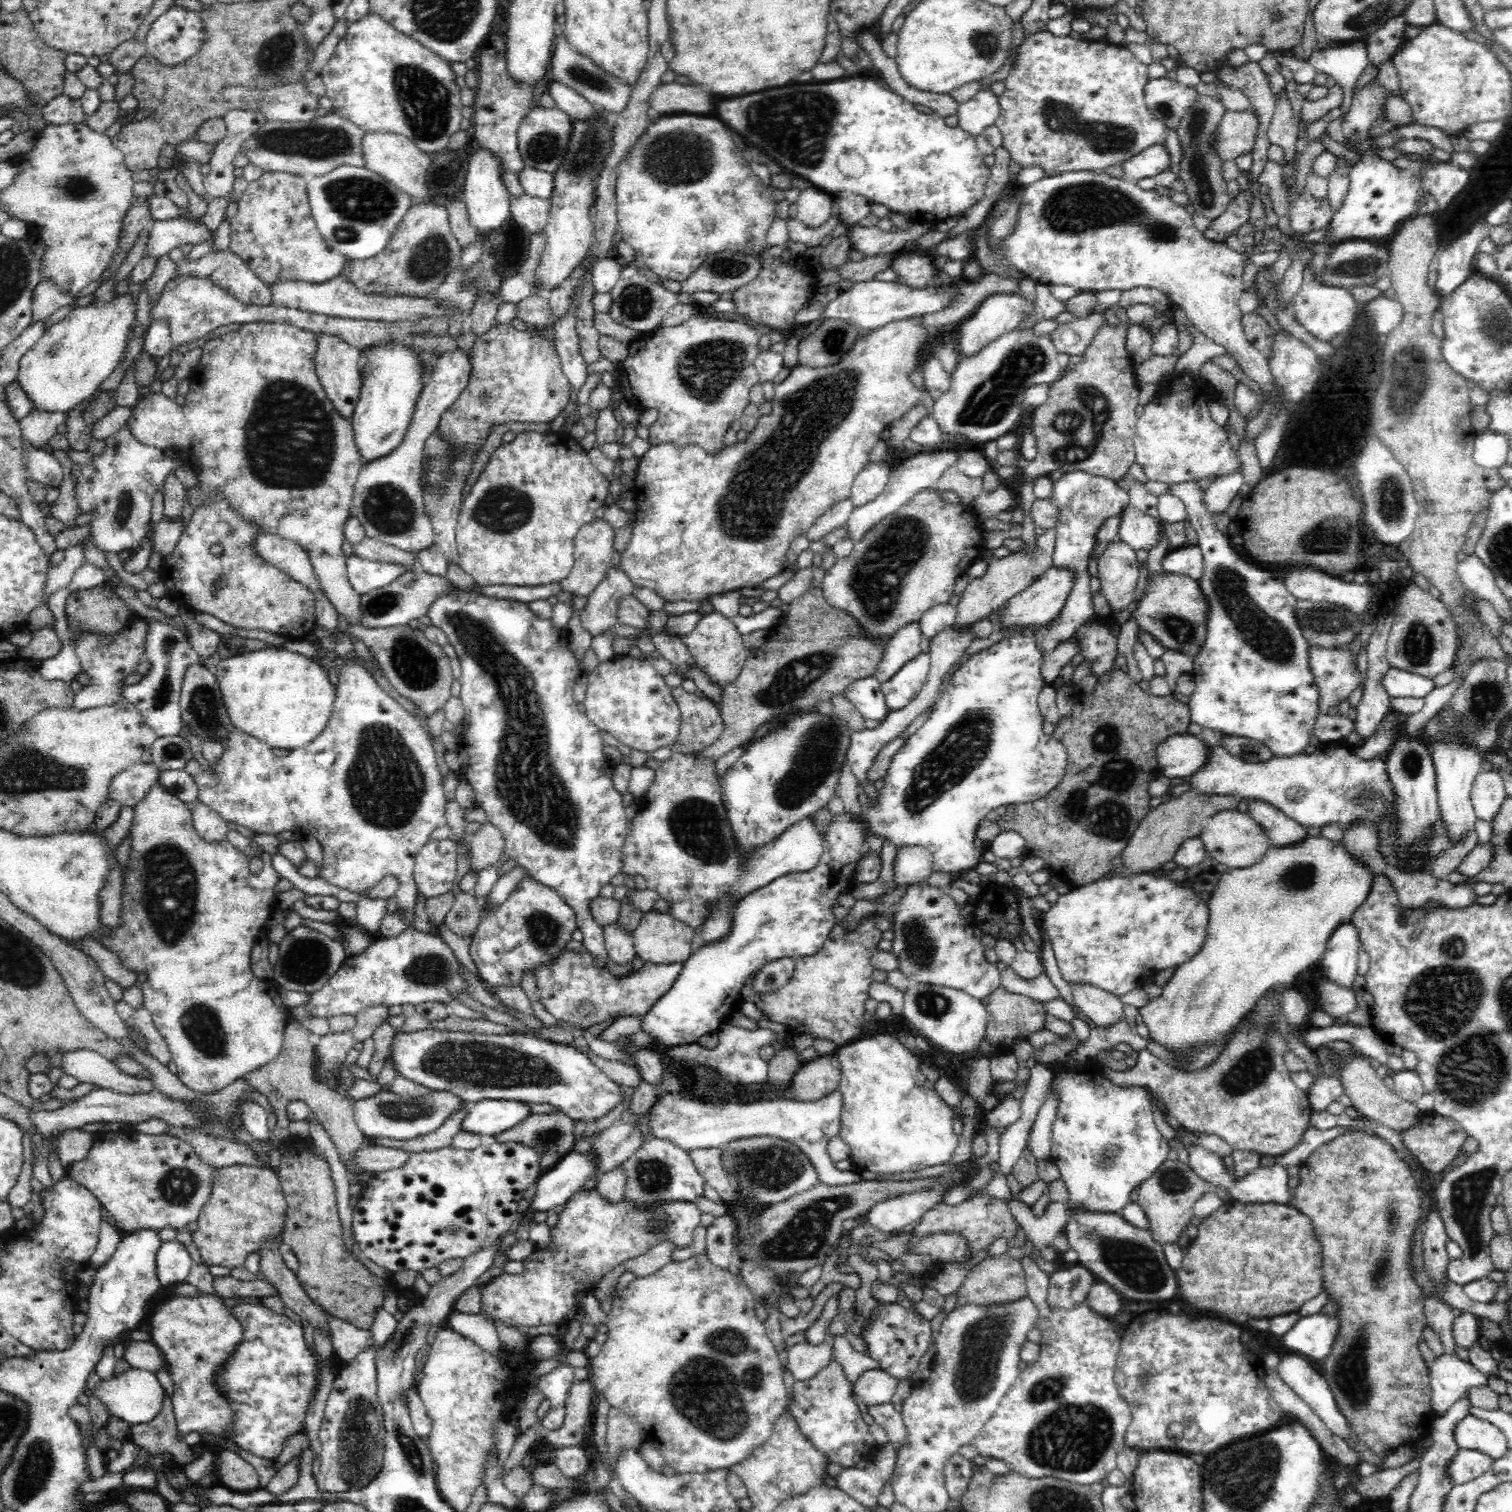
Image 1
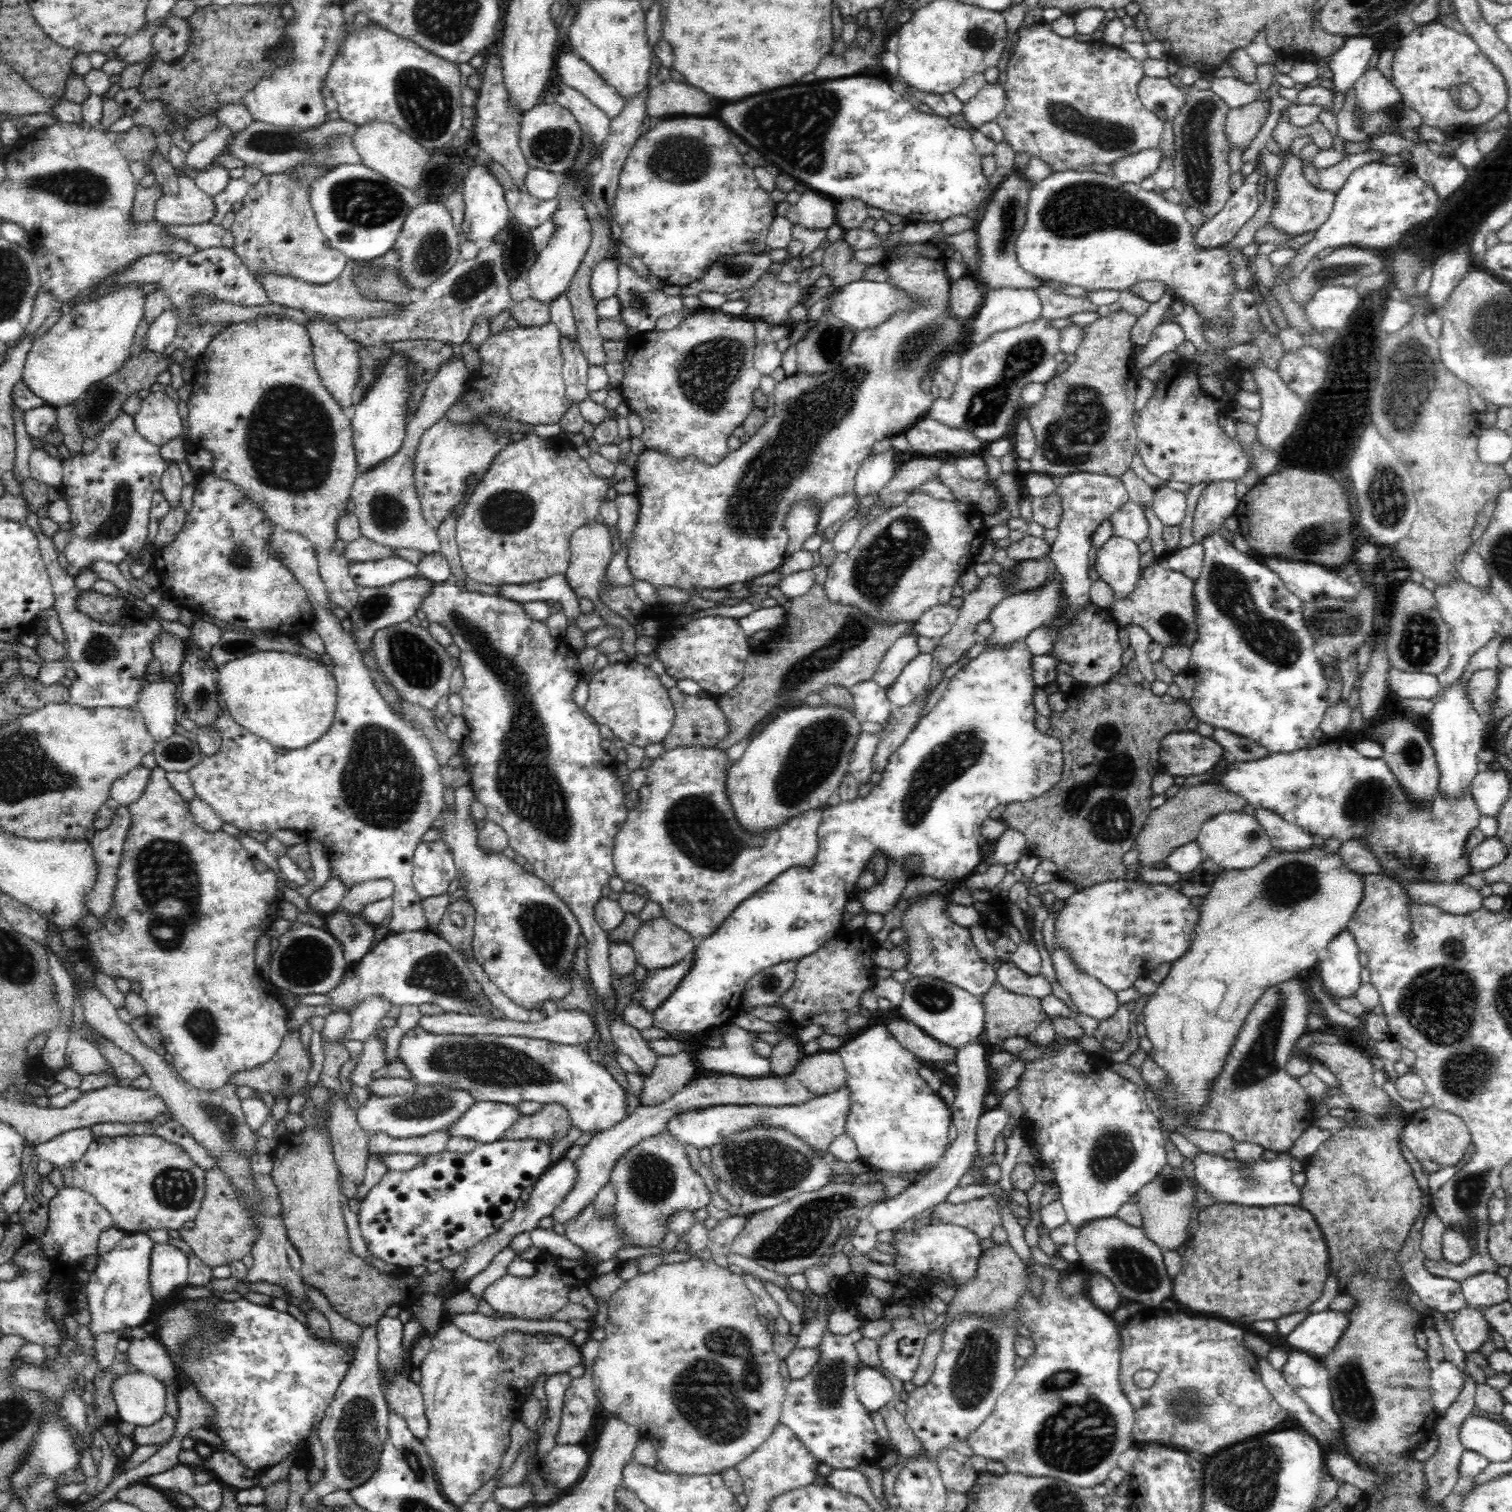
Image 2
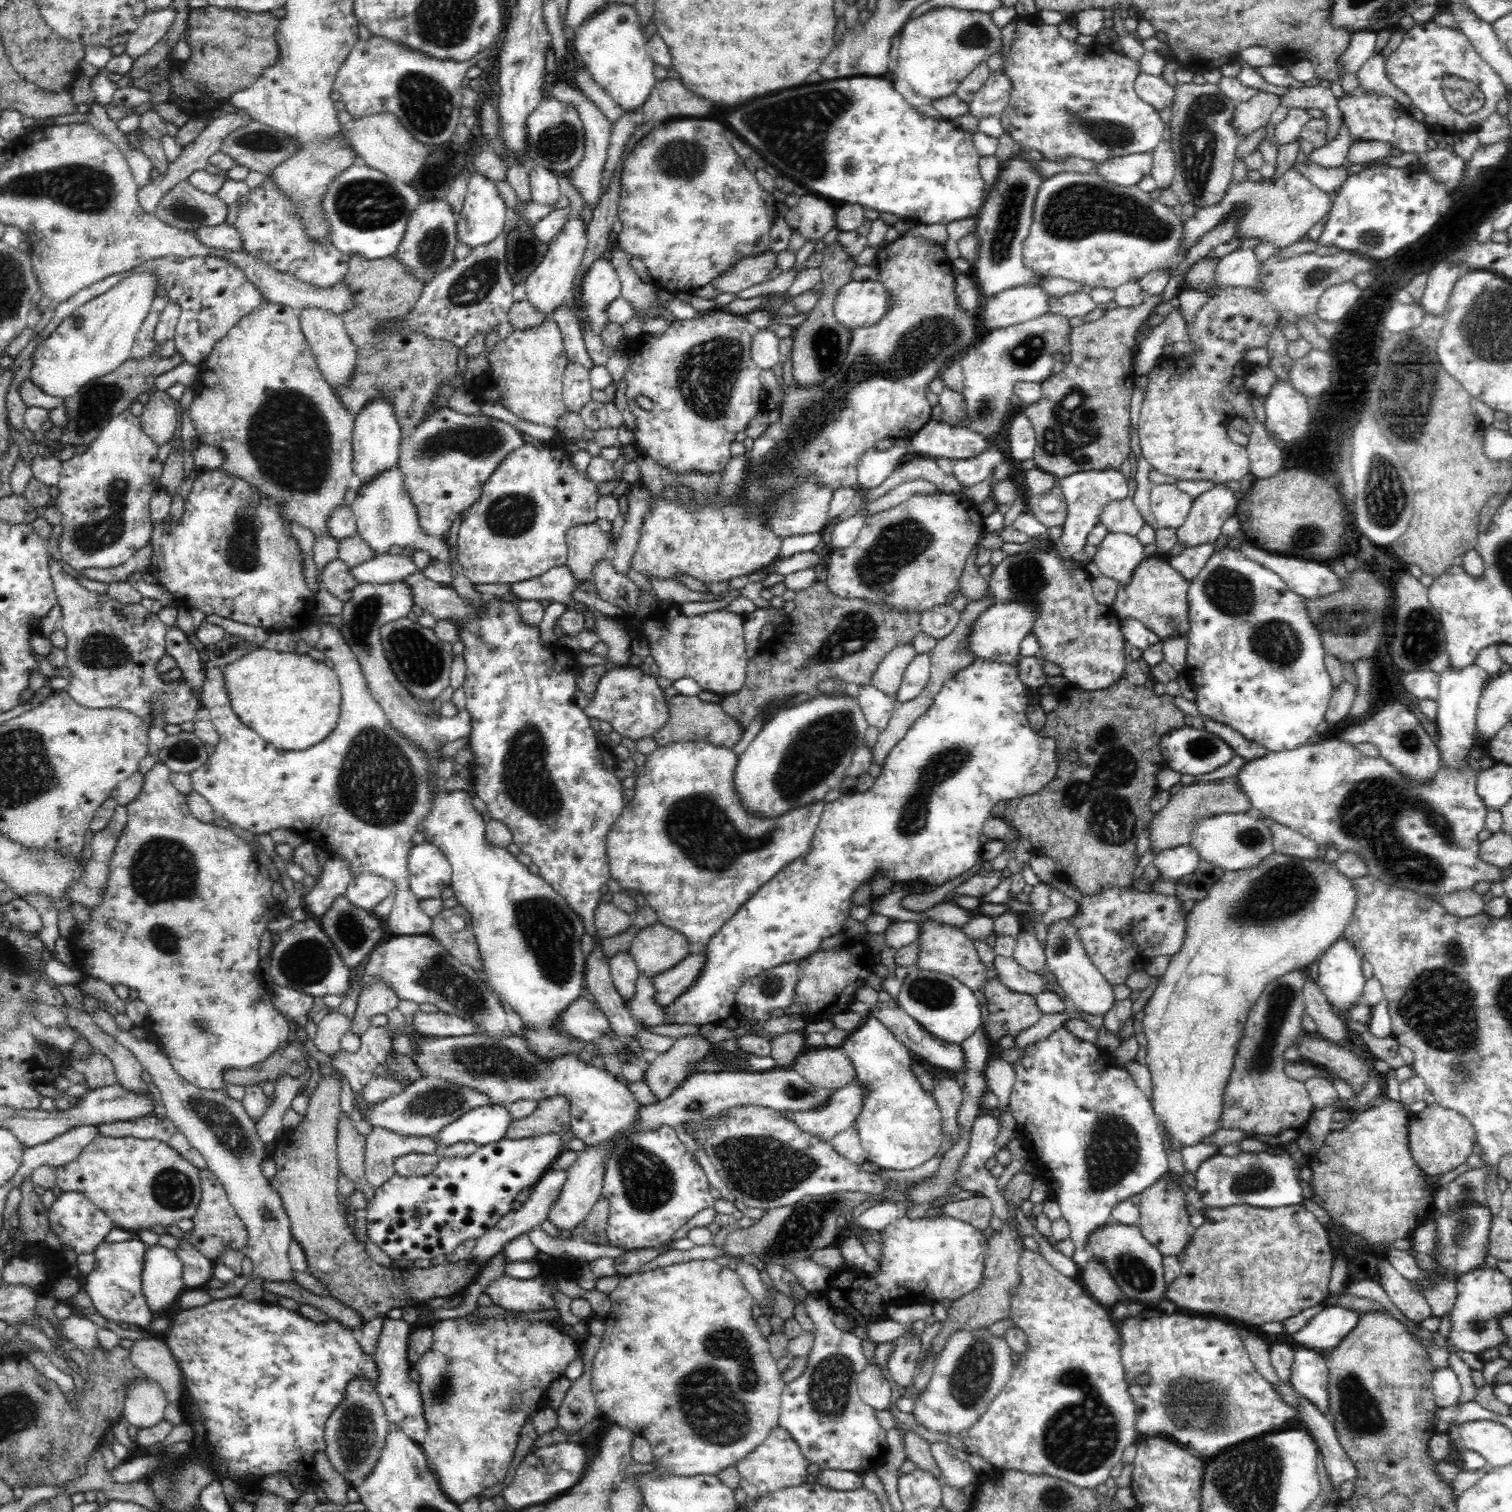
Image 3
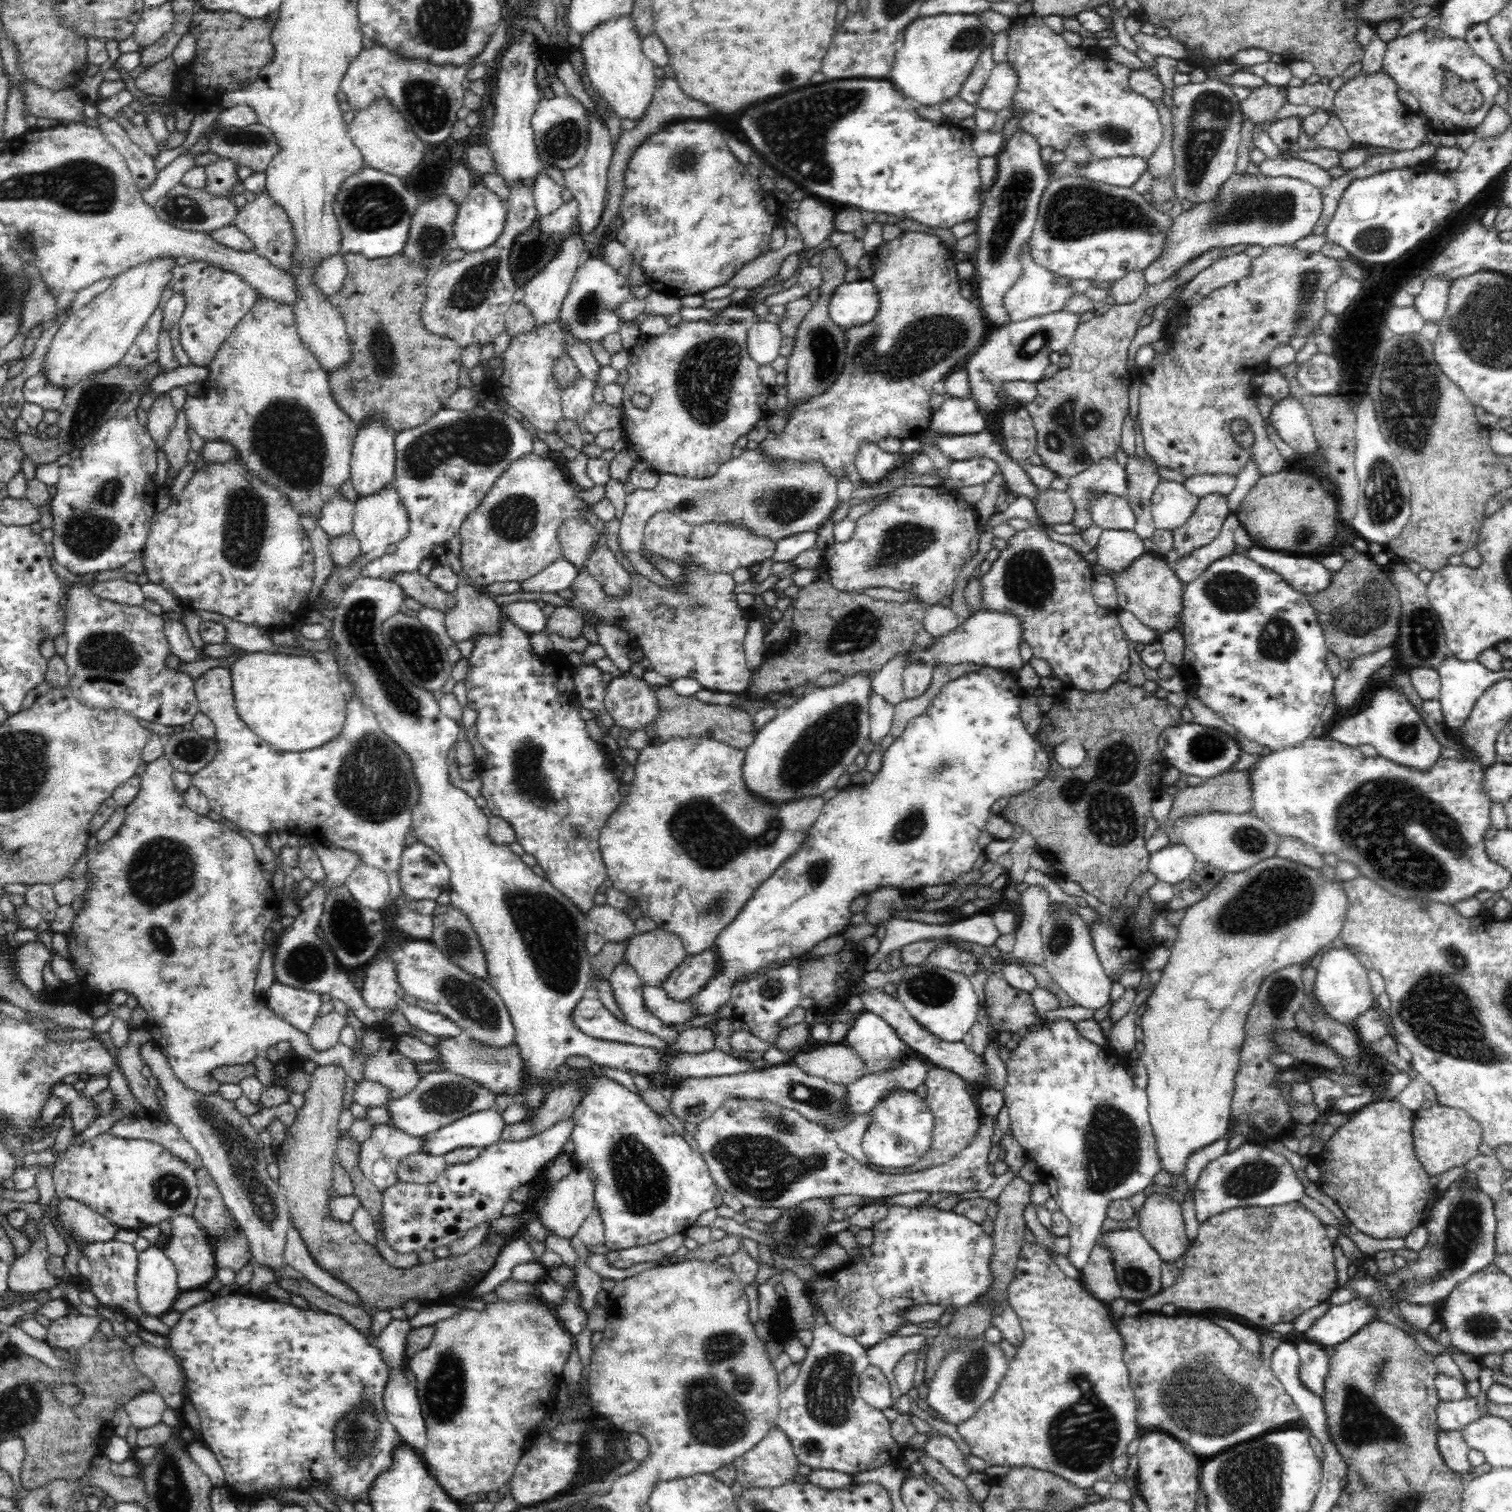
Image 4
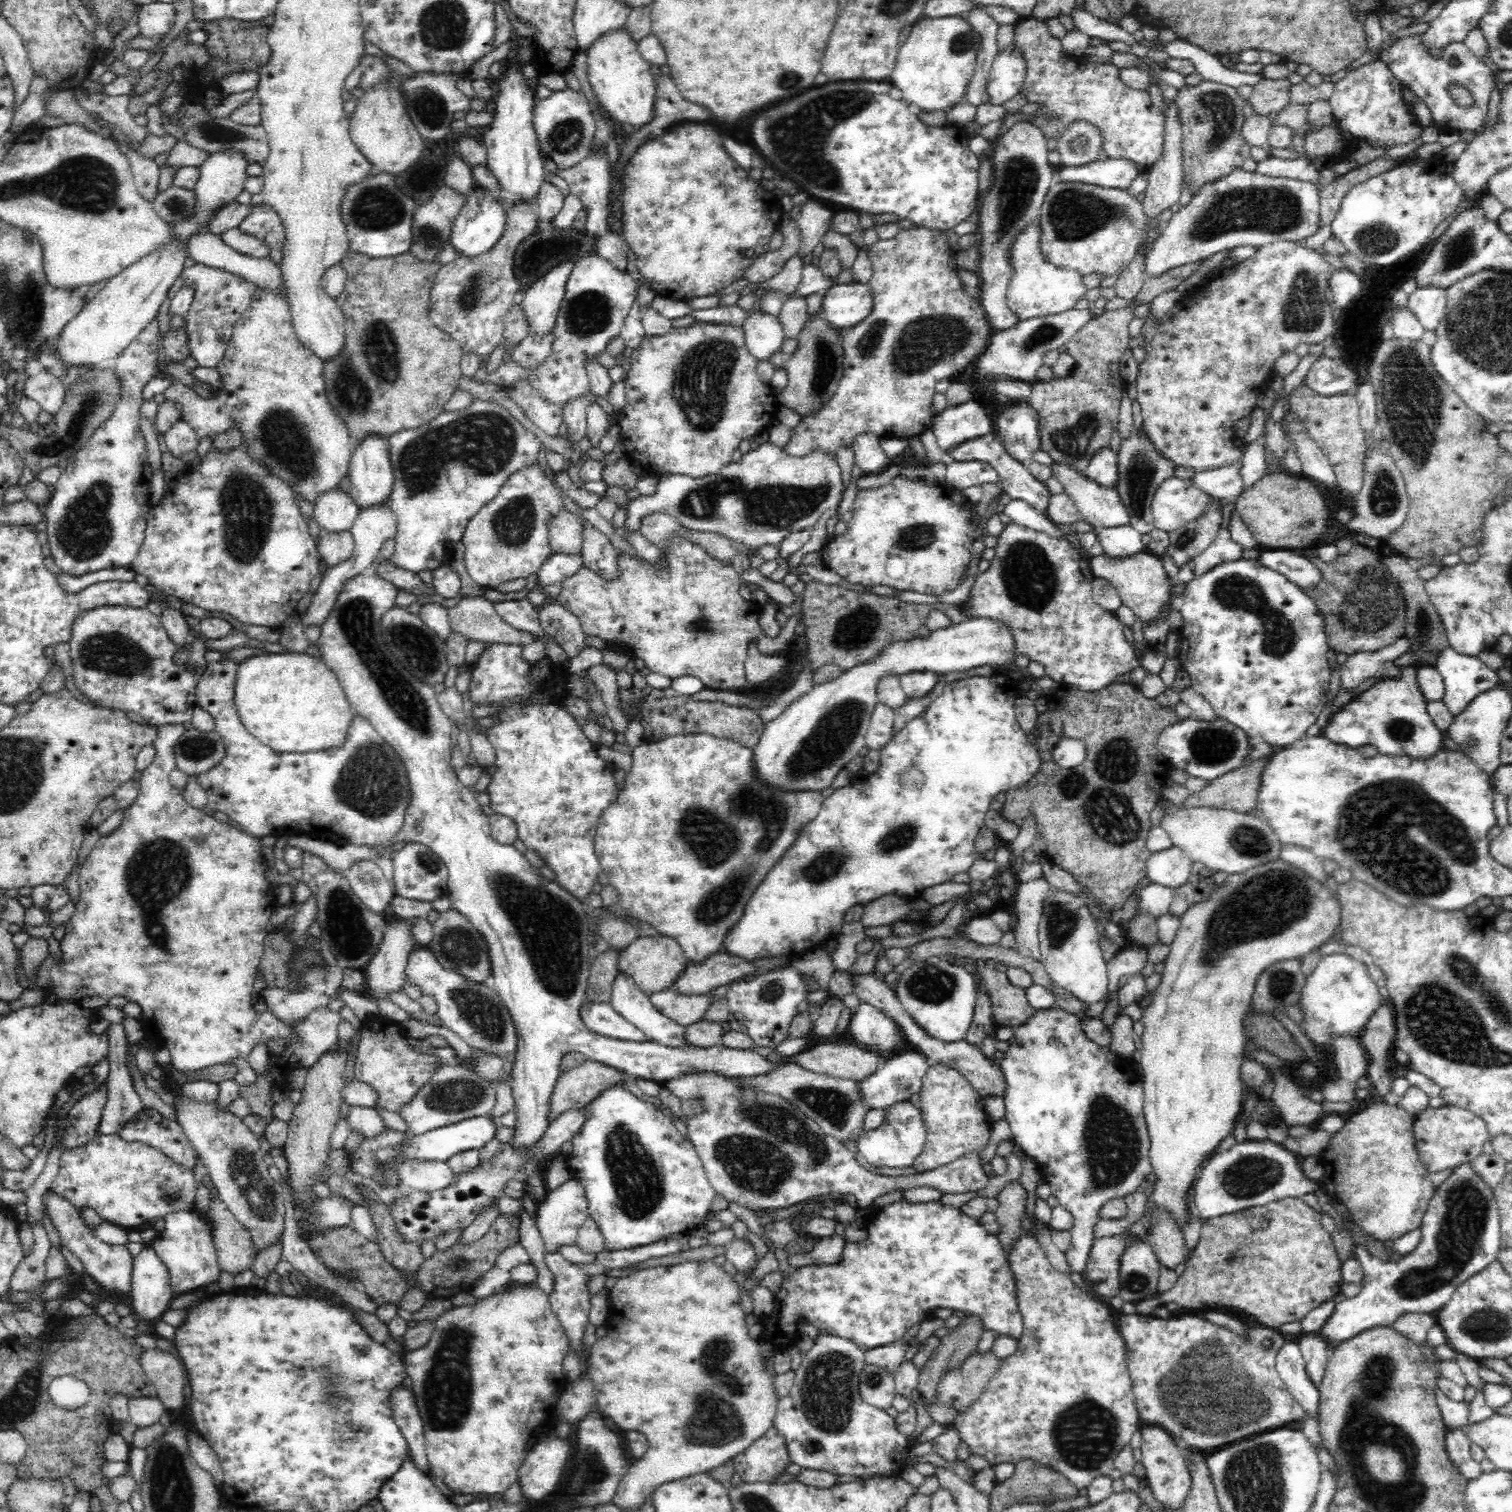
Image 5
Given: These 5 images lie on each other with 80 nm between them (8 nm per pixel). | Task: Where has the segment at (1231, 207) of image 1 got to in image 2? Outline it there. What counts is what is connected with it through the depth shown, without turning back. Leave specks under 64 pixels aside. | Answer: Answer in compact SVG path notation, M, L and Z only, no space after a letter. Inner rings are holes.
M1262 146L1256 156L1256 166L1243 184L1237 188L1224 205L1224 208L1195 231L1195 241L1200 248L1218 248L1230 242L1236 233L1250 220L1258 210L1258 181L1264 165L1262 155L1266 148Z

